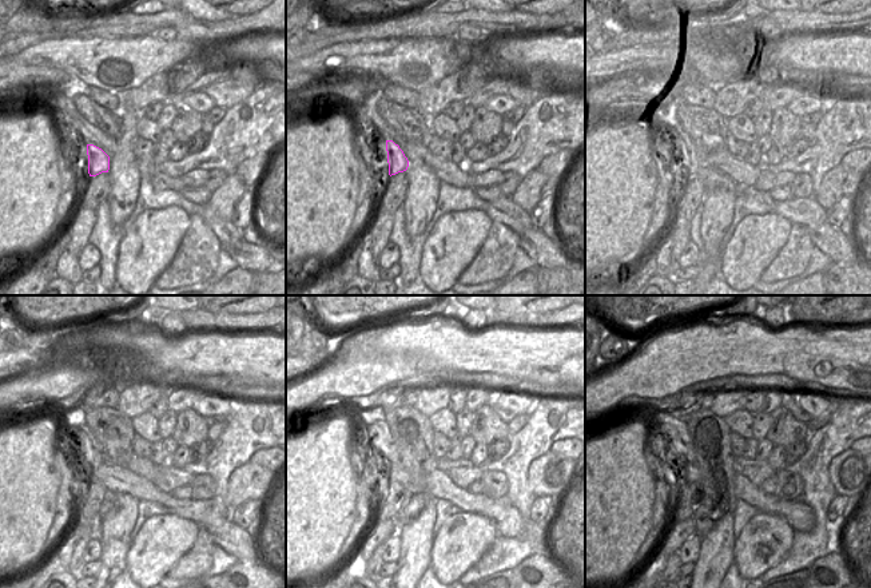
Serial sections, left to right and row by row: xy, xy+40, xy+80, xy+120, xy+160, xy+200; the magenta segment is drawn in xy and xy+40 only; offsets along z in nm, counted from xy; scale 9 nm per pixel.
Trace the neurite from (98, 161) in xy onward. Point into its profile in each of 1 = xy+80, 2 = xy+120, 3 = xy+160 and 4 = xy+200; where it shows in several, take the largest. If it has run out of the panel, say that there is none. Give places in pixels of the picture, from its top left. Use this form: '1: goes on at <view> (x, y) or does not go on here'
1: goes on at xy+80 (689, 147)
2: goes on at xy+120 (66, 416)
3: goes on at xy+160 (366, 420)
4: goes on at xy+200 (665, 421)

